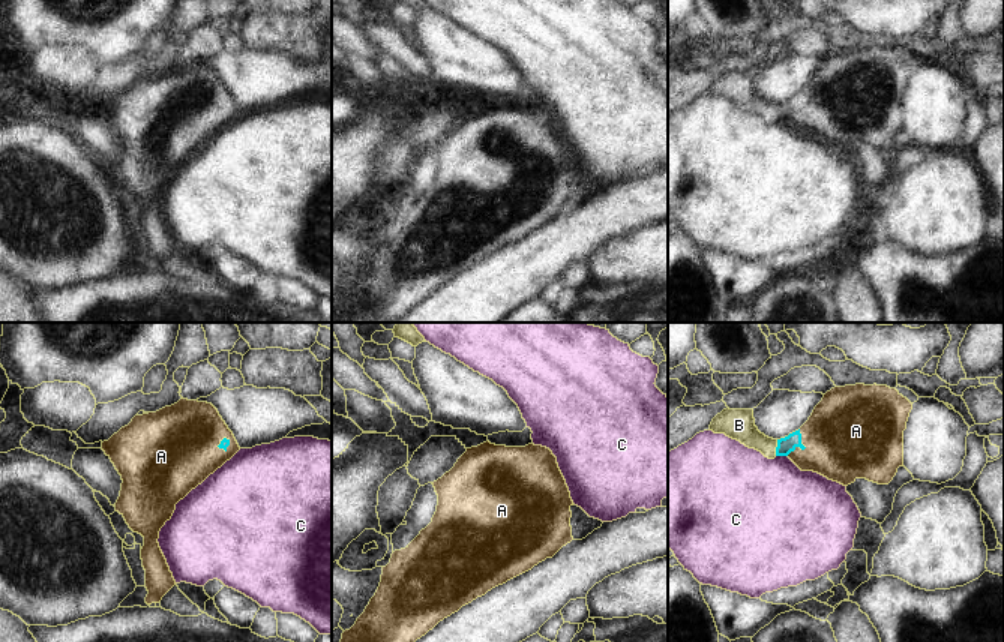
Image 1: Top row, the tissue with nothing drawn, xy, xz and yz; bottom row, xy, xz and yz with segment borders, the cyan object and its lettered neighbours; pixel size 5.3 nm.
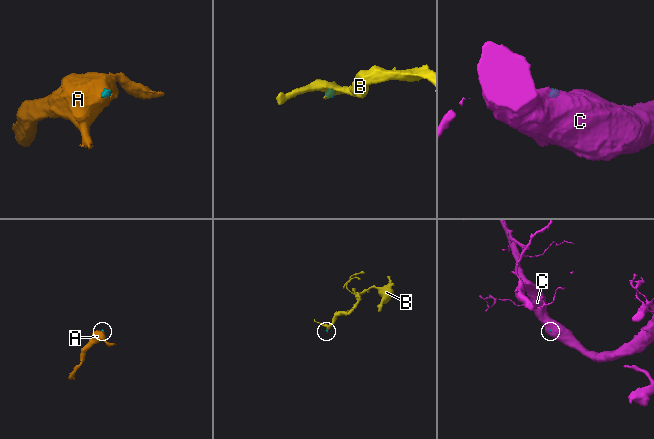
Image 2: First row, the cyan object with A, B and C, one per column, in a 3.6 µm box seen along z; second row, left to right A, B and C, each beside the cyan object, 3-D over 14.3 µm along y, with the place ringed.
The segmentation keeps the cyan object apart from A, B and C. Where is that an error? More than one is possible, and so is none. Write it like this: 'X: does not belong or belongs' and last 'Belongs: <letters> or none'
A: belongs
B: belongs
C: does not belong
Belongs: A, B

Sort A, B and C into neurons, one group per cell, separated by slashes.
A B / C

